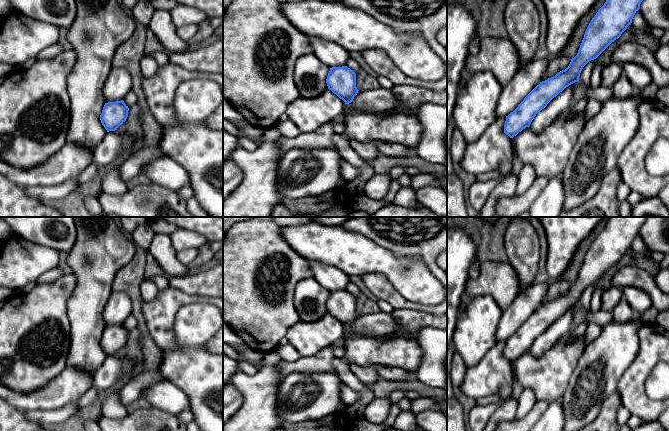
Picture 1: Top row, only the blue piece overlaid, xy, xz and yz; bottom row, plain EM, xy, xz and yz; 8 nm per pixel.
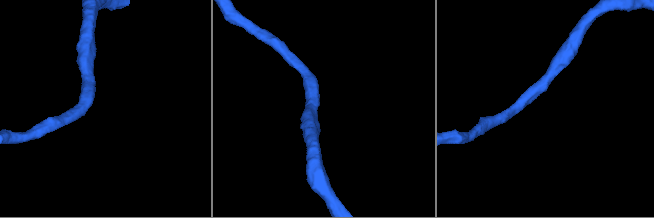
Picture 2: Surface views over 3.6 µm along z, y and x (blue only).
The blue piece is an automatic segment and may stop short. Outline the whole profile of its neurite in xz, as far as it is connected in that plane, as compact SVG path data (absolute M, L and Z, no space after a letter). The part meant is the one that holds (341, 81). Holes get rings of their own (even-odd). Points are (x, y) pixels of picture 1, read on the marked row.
M314 36L308 38L312 53L330 68L326 79L328 89L345 104L351 103L359 90L356 87L356 73L346 66L349 52L334 42Z

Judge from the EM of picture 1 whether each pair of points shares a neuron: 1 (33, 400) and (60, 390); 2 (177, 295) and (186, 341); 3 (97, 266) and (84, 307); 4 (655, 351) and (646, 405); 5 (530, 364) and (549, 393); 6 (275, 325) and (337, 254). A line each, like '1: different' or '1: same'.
1: same
2: different
3: same
4: same
5: same
6: different

